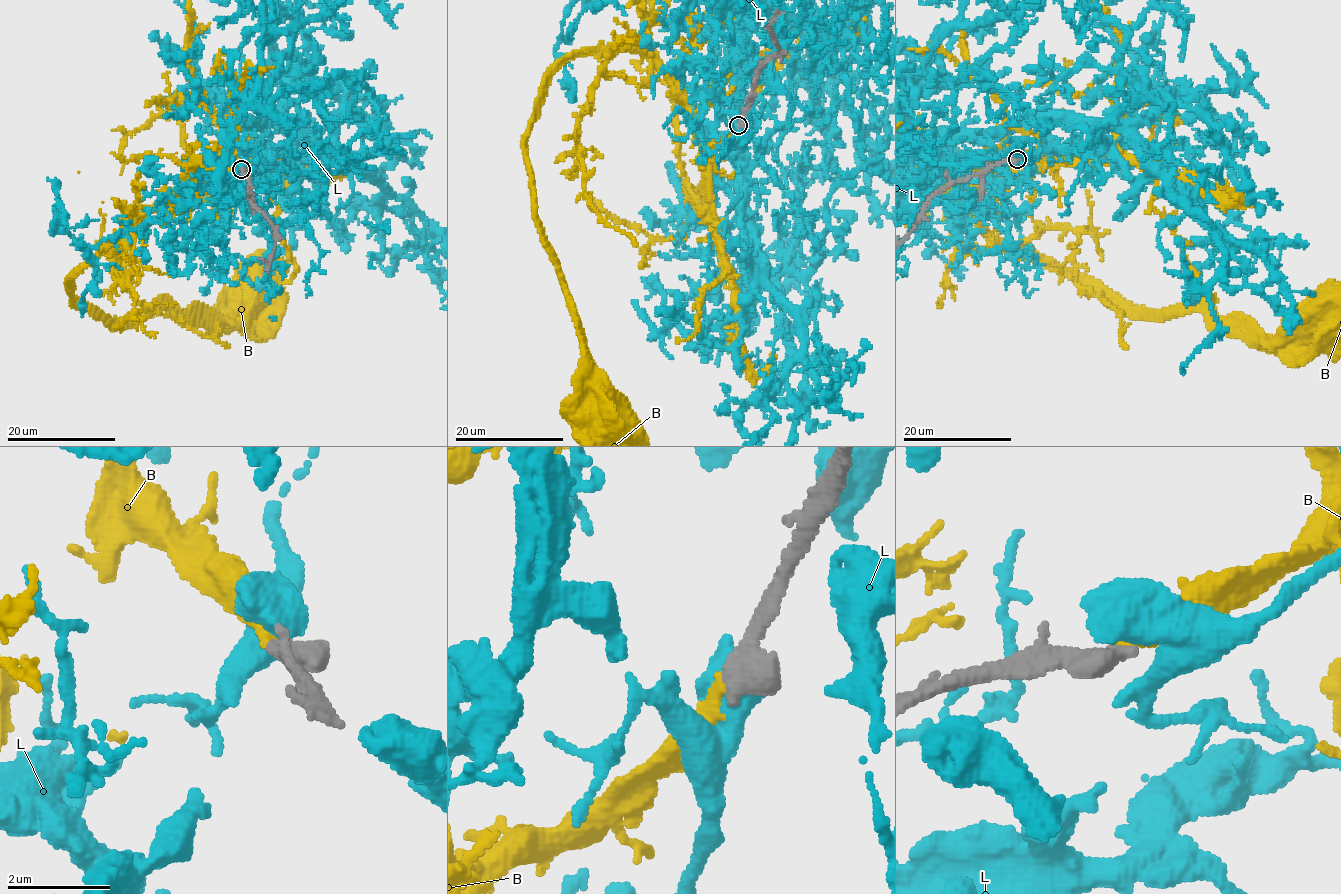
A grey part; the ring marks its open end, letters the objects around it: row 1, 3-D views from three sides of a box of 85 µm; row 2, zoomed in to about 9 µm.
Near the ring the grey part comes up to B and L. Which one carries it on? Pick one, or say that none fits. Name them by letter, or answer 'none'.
B

